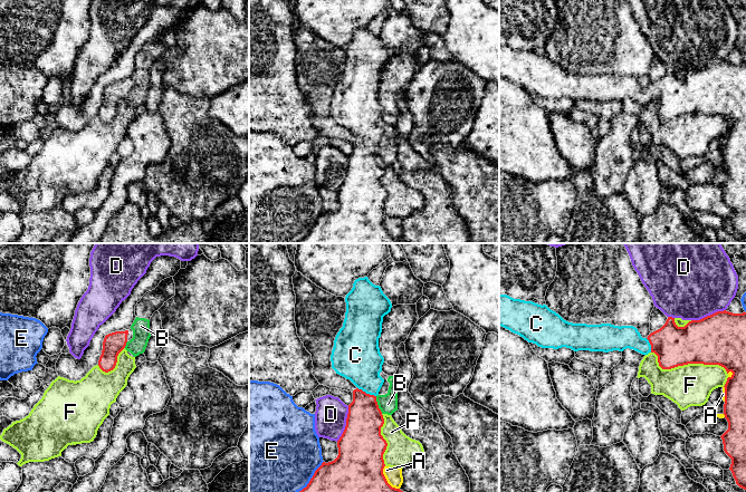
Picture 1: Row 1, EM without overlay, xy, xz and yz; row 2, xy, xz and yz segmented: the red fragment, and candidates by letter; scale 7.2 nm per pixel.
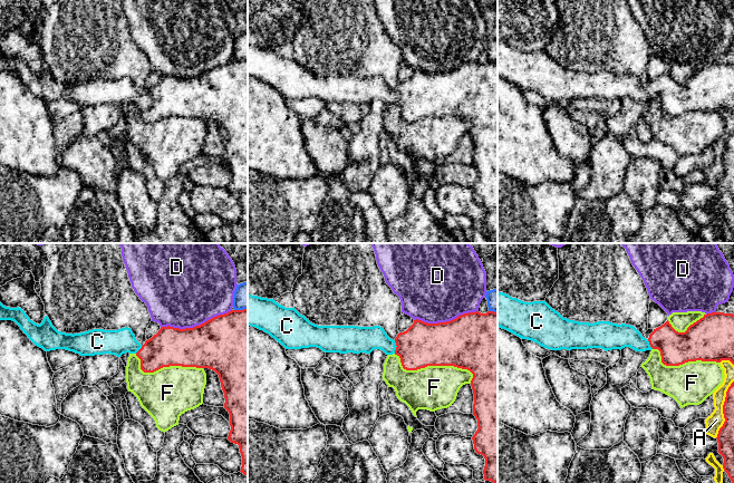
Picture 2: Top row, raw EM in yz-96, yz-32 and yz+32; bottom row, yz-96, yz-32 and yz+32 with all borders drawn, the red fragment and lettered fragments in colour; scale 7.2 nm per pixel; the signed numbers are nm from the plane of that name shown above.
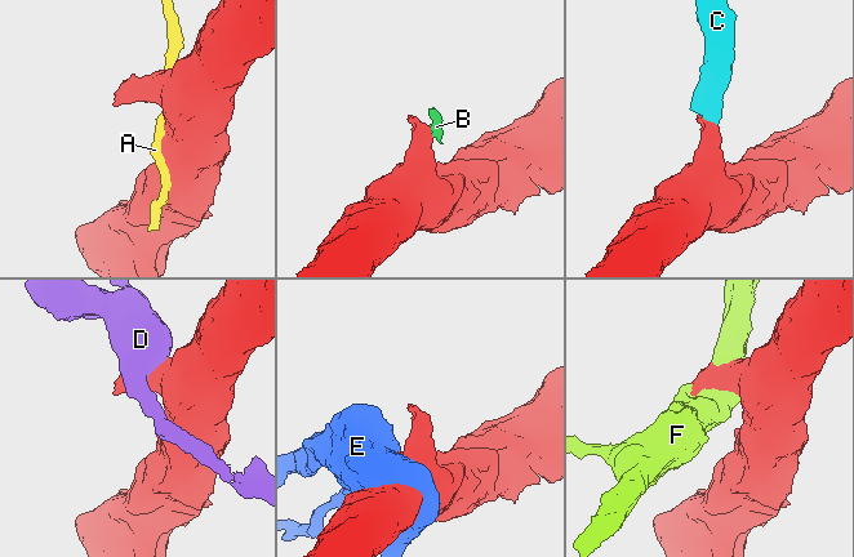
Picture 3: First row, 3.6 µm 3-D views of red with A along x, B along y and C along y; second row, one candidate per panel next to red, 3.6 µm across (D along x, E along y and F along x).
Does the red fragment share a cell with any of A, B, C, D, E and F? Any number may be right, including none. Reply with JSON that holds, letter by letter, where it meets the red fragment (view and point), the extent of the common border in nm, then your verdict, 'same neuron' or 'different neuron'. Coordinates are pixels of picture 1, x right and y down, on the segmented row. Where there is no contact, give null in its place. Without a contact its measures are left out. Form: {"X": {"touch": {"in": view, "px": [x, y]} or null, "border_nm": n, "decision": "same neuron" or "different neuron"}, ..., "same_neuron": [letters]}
{"A": {"touch": {"in": "xz", "px": [385, 480]}, "border_nm": 200, "decision": "different neuron"}, "B": {"touch": {"in": "xz", "px": [378, 405]}, "border_nm": 140, "decision": "different neuron"}, "C": {"touch": {"in": "xz", "px": [365, 393]}, "border_nm": 150, "decision": "same neuron"}, "D": {"touch": {"in": "xz", "px": [346, 424]}, "border_nm": 280, "decision": "different neuron"}, "E": {"touch": {"in": "xz", "px": [312, 478]}, "border_nm": 280, "decision": "different neuron"}, "F": {"touch": {"in": "yz", "px": [687, 364]}, "border_nm": 600, "decision": "different neuron"}, "same_neuron": ["C"]}

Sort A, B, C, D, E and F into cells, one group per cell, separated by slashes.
A / B / C / D / E / F

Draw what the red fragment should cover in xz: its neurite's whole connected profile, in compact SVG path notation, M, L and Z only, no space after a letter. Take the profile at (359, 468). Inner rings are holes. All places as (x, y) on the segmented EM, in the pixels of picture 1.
M367 277L354 281L345 302L345 319L335 337L331 361L336 374L350 379L357 388L353 390L346 426L337 441L337 457L328 463L323 462L307 486L299 492L403 492L392 488L383 474L383 454L388 443L381 435L384 418L376 402L384 383L380 376L384 358L380 353L379 338L383 317L391 311L392 303L381 287L373 284Z

